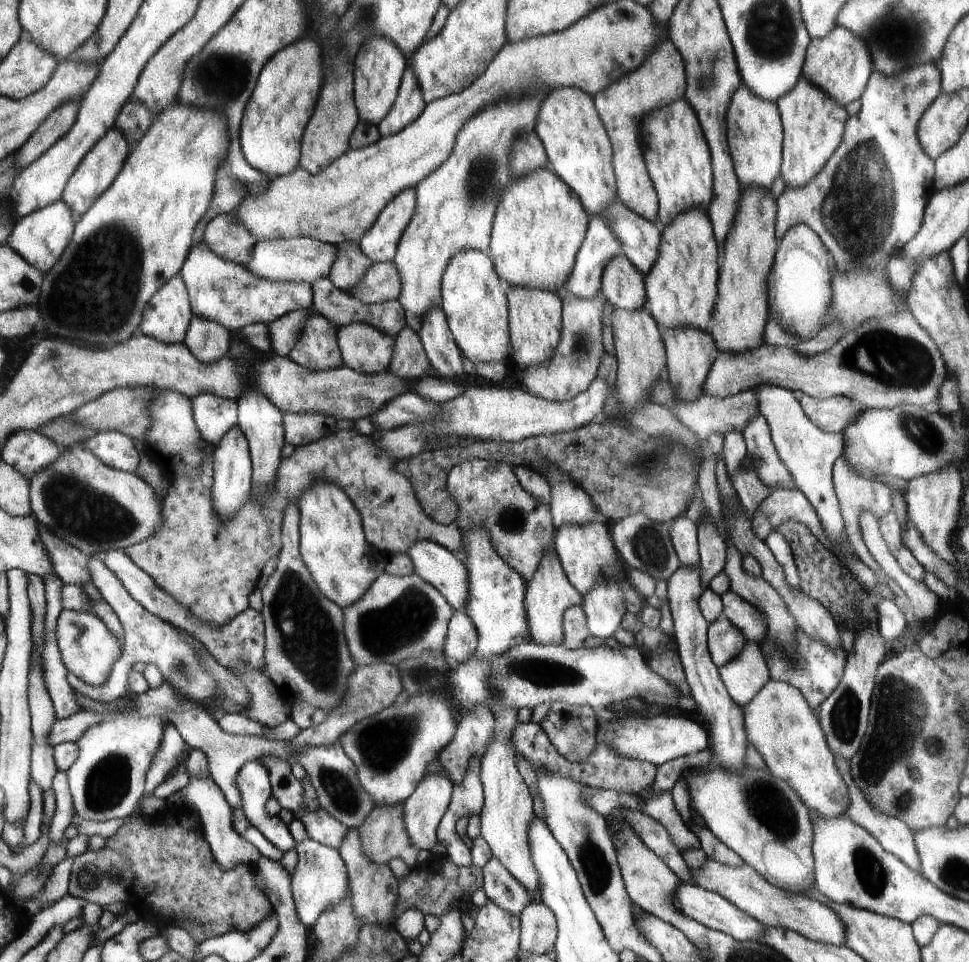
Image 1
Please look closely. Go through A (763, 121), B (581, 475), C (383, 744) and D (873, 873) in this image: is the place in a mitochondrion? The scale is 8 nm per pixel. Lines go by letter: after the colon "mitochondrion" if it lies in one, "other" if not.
A: other
B: other
C: mitochondrion
D: mitochondrion

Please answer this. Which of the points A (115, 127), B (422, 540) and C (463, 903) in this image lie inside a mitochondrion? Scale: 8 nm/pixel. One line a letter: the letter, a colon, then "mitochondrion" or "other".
A: other
B: other
C: other

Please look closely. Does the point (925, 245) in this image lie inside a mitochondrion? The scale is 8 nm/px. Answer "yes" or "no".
no

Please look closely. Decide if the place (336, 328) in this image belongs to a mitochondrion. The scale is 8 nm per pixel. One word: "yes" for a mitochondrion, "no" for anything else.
no

